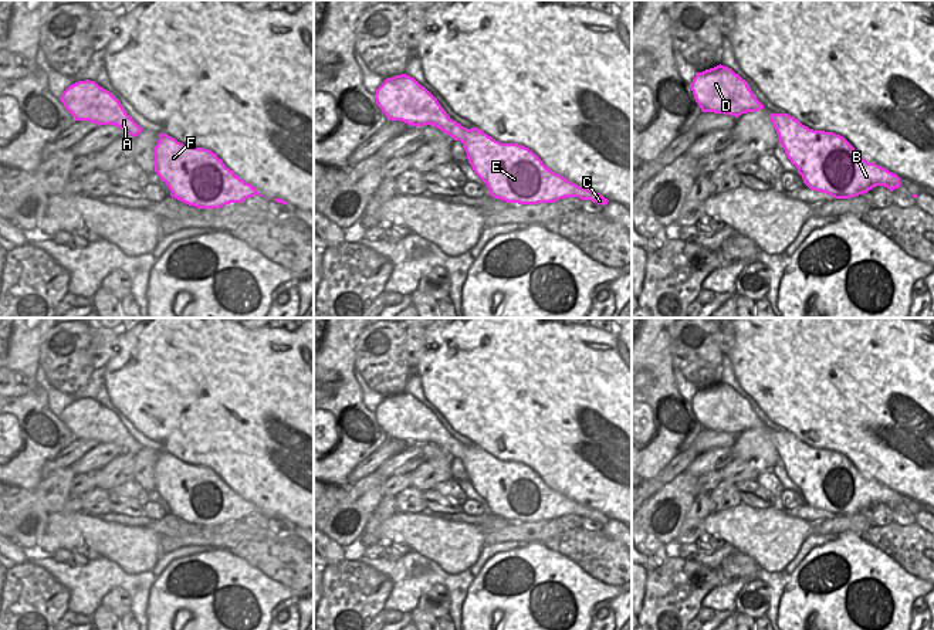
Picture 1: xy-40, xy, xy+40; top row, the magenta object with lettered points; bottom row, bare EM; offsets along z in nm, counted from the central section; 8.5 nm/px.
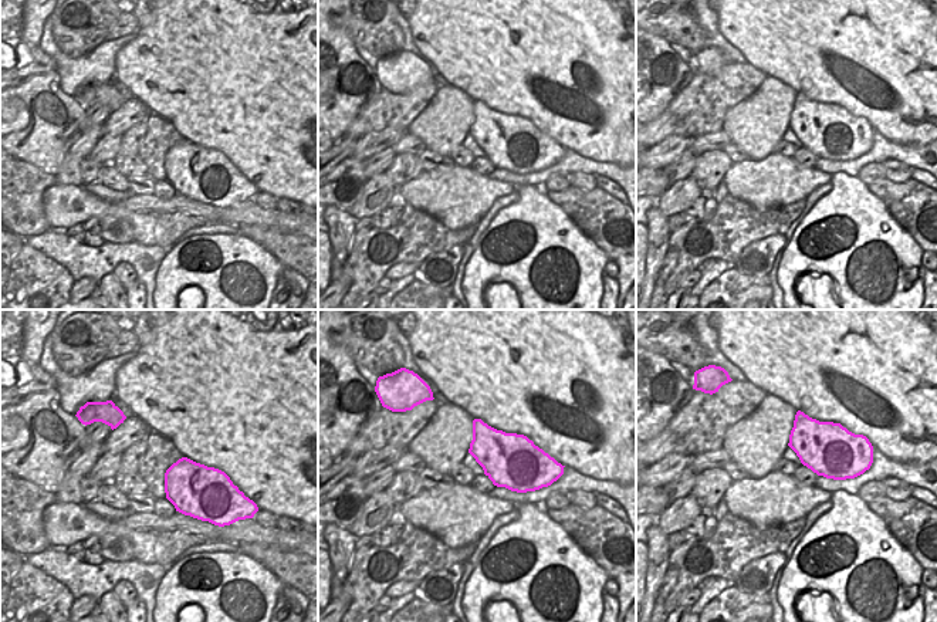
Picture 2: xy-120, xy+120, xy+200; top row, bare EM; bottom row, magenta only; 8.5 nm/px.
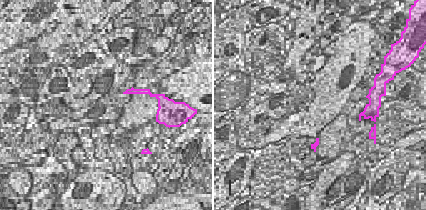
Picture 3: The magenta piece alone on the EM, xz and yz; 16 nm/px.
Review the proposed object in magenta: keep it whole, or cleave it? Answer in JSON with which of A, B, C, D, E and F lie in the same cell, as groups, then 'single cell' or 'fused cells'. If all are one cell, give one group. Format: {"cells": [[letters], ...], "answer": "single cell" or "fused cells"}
{"cells": [["A", "B", "C", "D", "E", "F"]], "answer": "single cell"}

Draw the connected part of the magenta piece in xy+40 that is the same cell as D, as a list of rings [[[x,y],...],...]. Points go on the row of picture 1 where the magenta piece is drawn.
[[[721,64],[703,72],[696,72],[690,88],[703,112],[738,118],[742,114],[764,109],[747,81]]]

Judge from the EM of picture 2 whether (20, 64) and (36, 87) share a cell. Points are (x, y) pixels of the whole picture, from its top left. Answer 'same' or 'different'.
different

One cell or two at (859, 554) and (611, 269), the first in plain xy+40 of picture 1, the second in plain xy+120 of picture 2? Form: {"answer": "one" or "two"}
{"answer": "two"}

